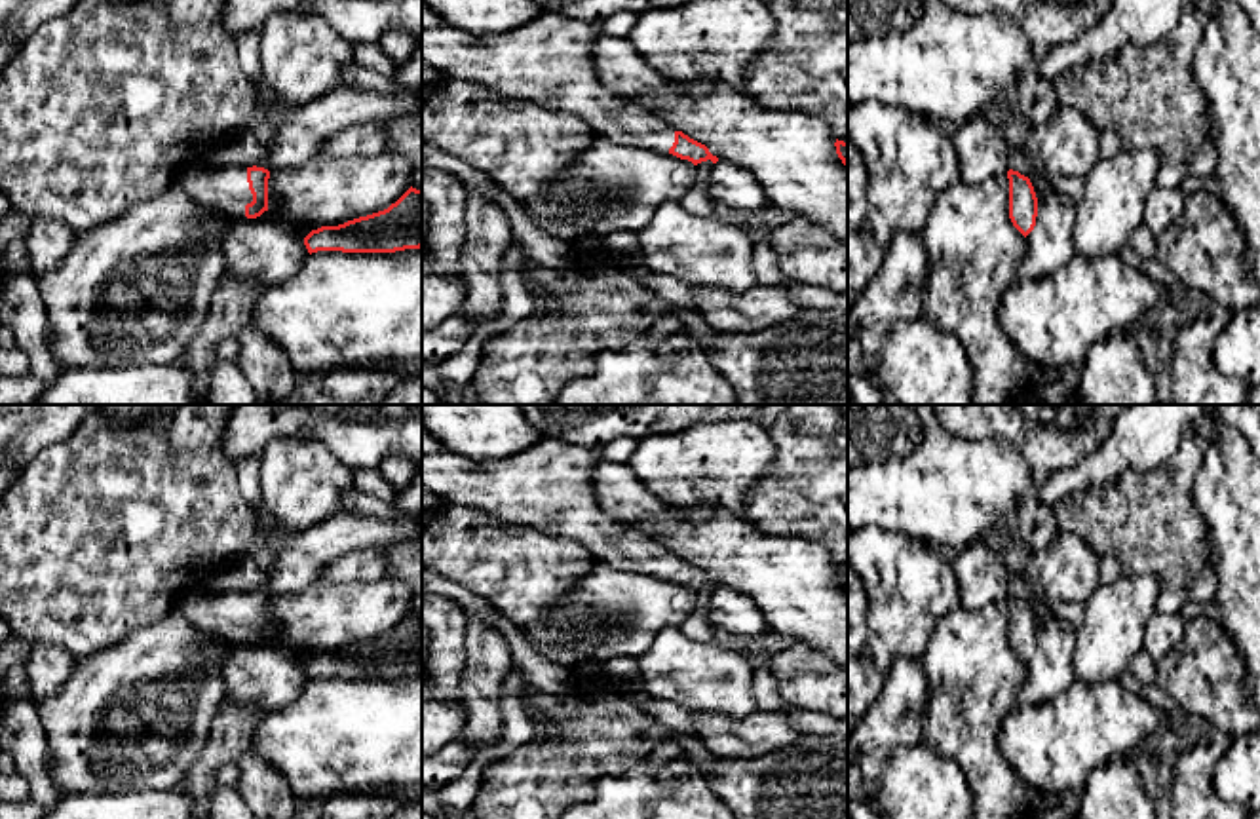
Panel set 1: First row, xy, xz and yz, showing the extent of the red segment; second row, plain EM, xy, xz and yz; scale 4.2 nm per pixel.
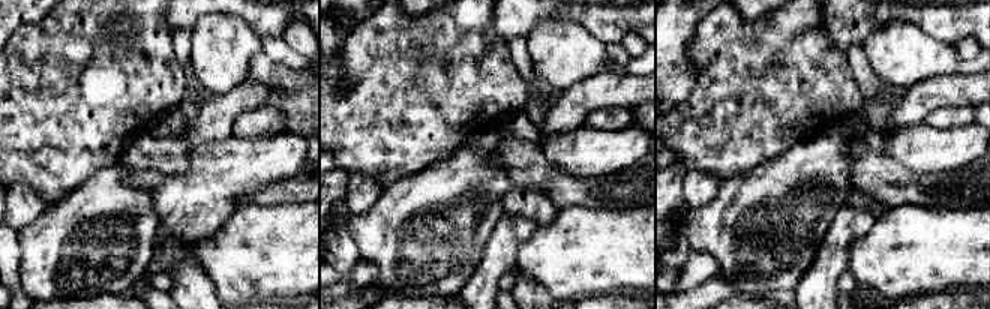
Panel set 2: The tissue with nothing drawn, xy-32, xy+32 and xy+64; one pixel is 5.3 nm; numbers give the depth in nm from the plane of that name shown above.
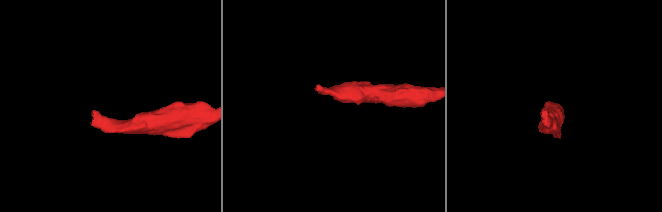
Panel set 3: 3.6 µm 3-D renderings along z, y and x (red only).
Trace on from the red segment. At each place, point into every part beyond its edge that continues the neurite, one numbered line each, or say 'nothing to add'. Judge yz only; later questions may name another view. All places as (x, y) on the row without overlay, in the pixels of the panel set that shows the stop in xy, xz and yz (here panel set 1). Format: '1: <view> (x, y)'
nothing to add

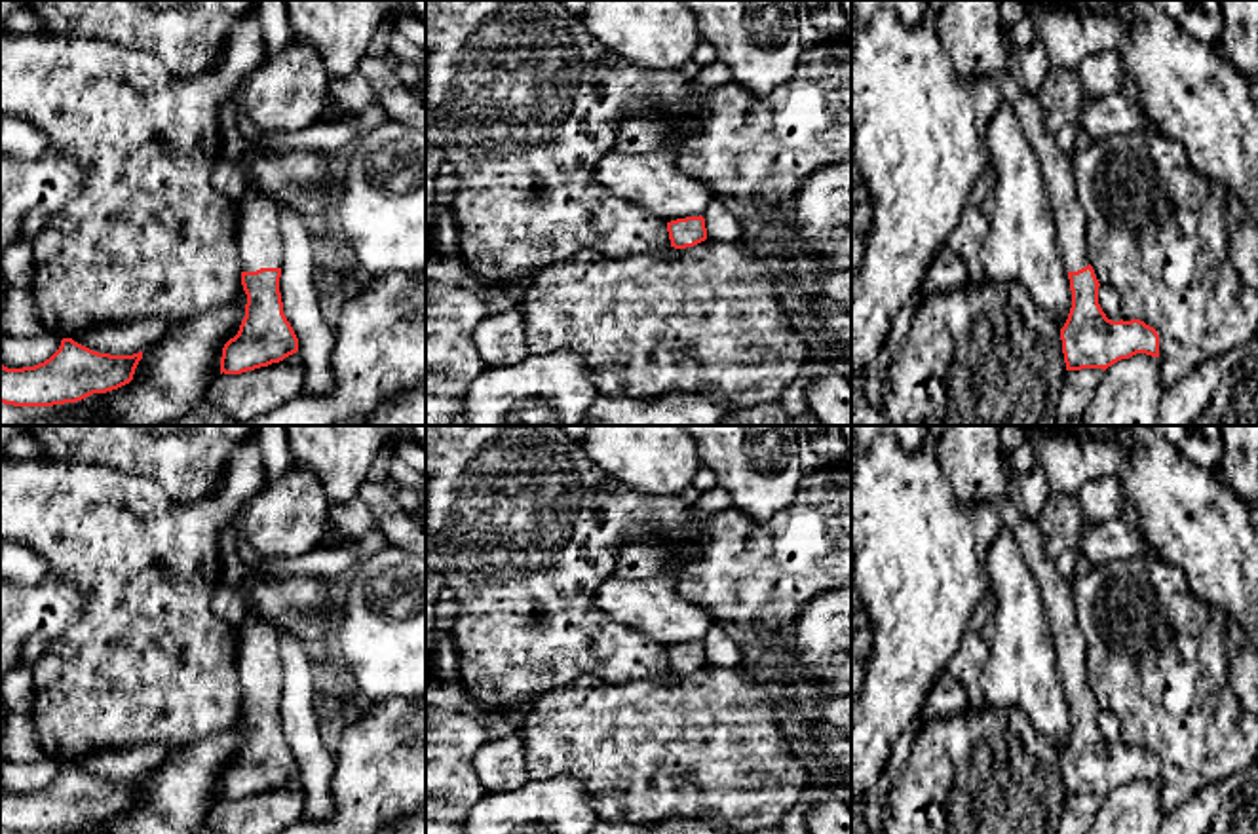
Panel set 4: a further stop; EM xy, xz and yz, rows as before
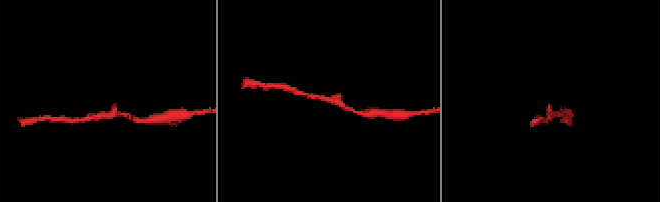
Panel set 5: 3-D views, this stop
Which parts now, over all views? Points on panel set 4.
1: xy (259, 660)

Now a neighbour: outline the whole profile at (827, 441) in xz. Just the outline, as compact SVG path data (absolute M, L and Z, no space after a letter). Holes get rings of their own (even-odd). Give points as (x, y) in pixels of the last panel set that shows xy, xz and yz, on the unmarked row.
M806 426L806 429L817 456L829 460L832 465L851 460L851 450L848 448L840 426Z

